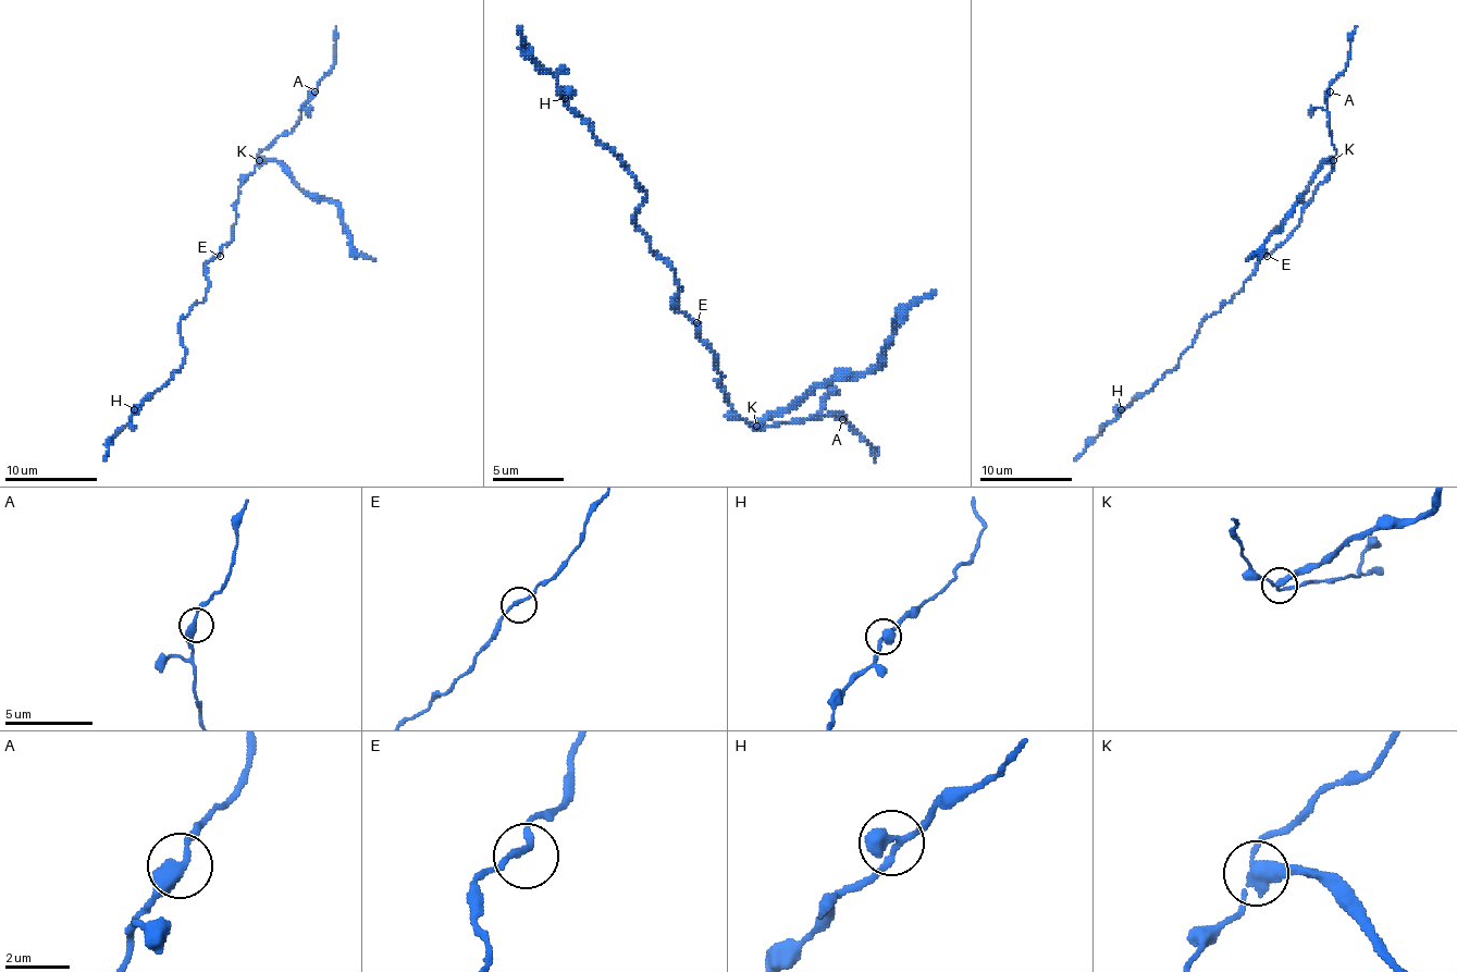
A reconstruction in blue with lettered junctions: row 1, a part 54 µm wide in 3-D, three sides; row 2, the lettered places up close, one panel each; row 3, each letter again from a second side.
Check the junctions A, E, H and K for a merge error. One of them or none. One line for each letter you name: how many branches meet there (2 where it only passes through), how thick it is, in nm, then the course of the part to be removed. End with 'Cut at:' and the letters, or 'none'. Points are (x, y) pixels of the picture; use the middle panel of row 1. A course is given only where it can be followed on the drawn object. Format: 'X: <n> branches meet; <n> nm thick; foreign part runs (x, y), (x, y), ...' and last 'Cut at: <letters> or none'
K: 3 branches meet; 280 nm thick; foreign part runs (757, 427), (782, 416), (825, 380), (867, 372), (878, 363), (900, 319), (935, 291)
Cut at: K

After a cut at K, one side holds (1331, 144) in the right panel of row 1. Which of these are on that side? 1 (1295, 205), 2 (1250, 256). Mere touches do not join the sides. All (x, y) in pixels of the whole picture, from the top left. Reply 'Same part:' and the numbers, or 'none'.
Same part: none

